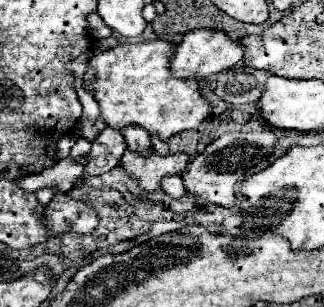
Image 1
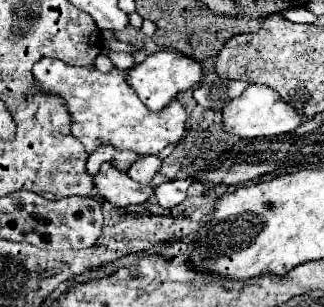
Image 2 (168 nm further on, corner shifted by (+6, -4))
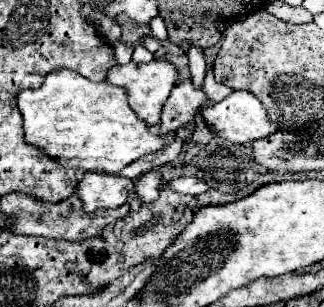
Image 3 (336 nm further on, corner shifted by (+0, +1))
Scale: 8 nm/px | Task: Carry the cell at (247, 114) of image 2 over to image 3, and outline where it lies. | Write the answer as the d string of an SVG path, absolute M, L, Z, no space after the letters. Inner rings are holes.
M235 90L233 94L229 94L227 98L223 98L217 104L209 104L201 108L203 118L207 120L207 124L225 140L233 142L233 144L247 144L259 138L265 138L273 132L279 130L279 126L275 126L275 122L269 120L267 116L267 108L263 108L263 102L253 96L253 92L247 90Z

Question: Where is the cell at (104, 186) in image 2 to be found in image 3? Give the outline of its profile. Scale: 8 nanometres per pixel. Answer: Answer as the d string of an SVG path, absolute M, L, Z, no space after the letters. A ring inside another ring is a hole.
M85 172L79 180L79 198L83 200L83 208L87 212L93 212L97 208L119 208L127 202L129 192L135 188L131 178L123 178L123 176L107 176L105 172Z

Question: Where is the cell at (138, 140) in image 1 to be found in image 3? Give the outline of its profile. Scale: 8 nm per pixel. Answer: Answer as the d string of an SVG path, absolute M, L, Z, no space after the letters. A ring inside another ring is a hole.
M149 170L135 178L135 192L139 194L141 202L153 202L159 196L159 184L161 184L161 172Z

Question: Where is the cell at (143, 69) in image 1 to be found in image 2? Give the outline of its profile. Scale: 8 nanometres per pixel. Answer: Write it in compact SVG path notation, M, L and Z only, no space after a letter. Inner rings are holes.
M41 59L33 65L33 79L35 79L37 89L47 95L57 95L57 97L65 99L67 111L71 115L71 135L83 143L87 153L95 153L101 145L111 145L117 151L133 151L137 155L157 155L163 147L181 141L183 133L185 133L185 121L187 121L185 107L177 99L173 99L161 113L149 113L149 109L145 109L145 105L141 105L141 99L137 97L137 93L133 93L133 89L129 89L129 85L125 81L125 73L127 71L113 69L111 73L105 75L97 69L71 67L57 59Z

